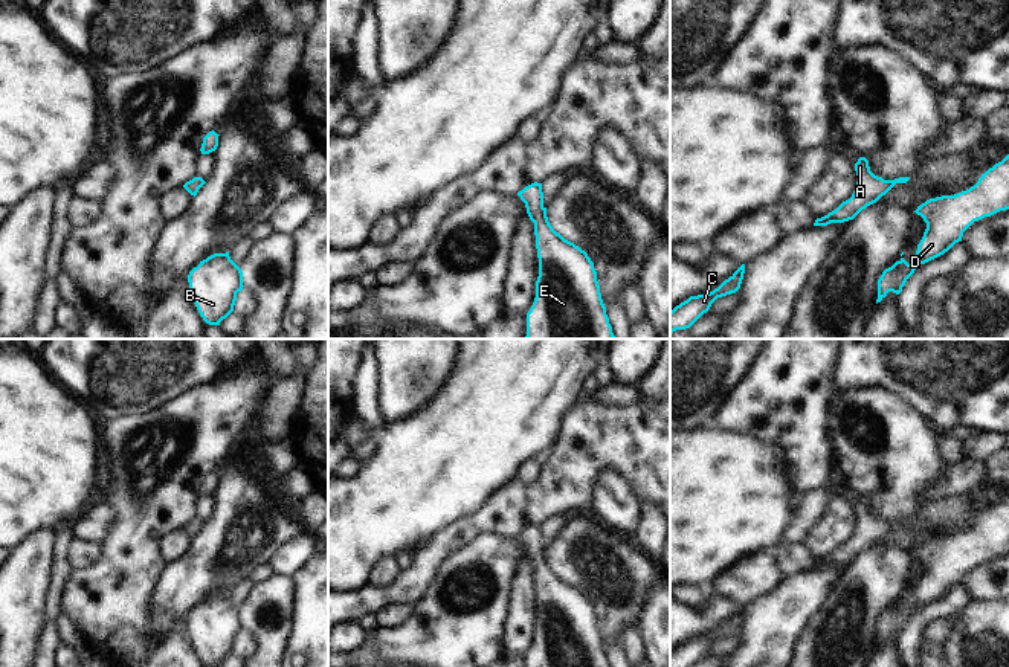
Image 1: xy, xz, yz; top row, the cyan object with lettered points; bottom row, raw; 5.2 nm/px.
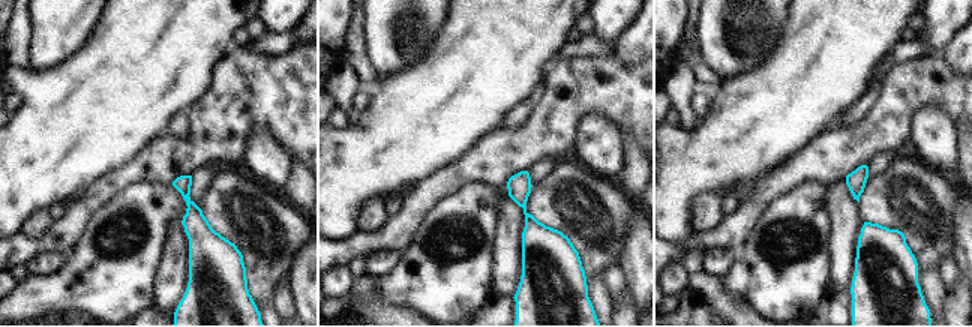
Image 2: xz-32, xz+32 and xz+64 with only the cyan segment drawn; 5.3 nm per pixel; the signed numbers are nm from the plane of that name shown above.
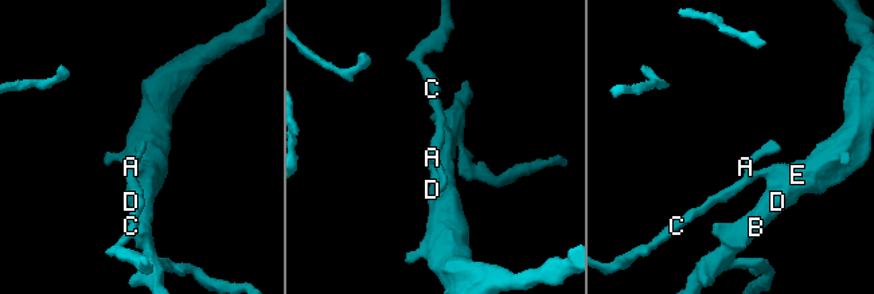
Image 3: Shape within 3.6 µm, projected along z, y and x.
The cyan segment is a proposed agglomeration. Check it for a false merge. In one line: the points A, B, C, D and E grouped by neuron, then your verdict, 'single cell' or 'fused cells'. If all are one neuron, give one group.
groups A B C D E; single cell

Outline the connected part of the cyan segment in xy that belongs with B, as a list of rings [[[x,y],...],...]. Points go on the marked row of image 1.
[[[229,252],[214,253],[200,261],[188,275],[189,293],[209,325],[220,325],[232,311],[237,293],[243,290],[243,272]]]

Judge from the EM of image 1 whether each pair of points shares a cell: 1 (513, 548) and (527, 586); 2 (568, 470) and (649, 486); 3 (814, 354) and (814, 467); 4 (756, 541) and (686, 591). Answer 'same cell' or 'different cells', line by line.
1: different cells
2: same cell
3: same cell
4: different cells

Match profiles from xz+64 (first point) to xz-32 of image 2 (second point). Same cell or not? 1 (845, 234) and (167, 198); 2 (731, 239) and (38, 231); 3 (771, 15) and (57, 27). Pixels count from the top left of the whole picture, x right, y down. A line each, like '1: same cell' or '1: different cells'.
1: different cells
2: different cells
3: same cell

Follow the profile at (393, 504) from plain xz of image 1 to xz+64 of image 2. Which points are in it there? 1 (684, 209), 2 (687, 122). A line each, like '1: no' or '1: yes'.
1: yes
2: no

